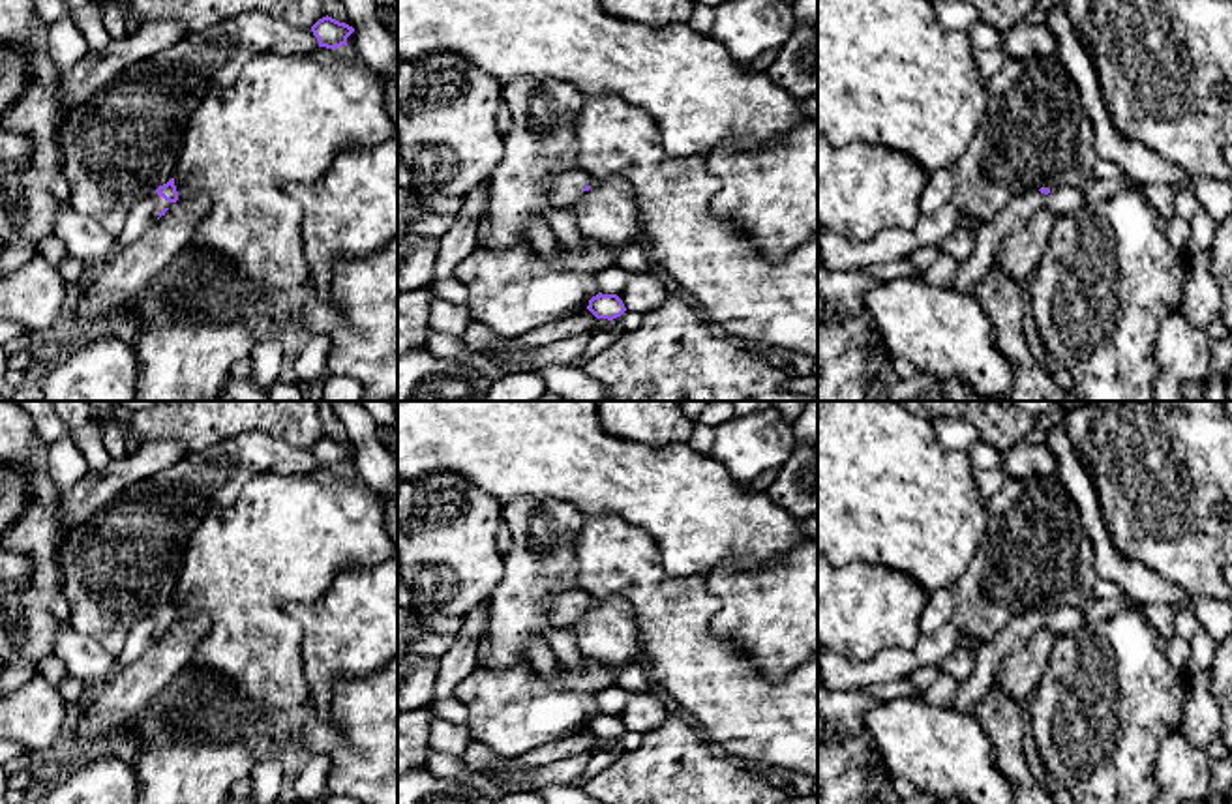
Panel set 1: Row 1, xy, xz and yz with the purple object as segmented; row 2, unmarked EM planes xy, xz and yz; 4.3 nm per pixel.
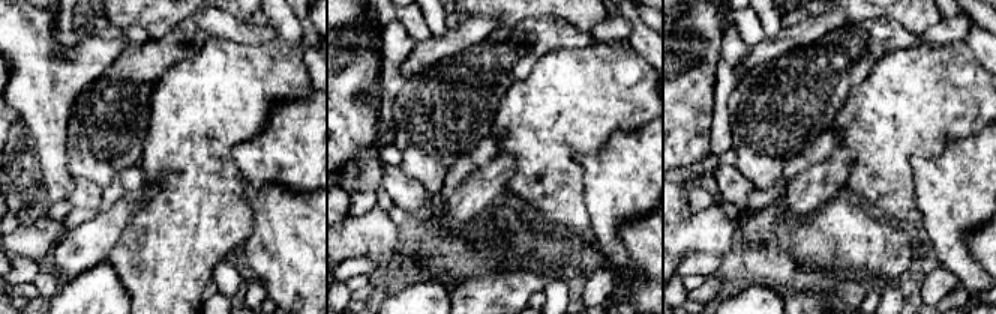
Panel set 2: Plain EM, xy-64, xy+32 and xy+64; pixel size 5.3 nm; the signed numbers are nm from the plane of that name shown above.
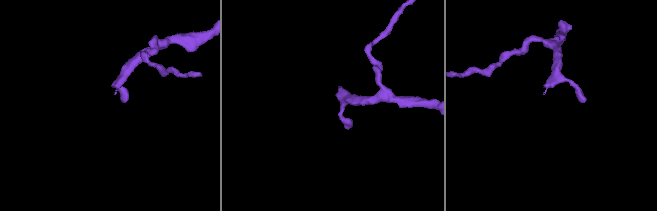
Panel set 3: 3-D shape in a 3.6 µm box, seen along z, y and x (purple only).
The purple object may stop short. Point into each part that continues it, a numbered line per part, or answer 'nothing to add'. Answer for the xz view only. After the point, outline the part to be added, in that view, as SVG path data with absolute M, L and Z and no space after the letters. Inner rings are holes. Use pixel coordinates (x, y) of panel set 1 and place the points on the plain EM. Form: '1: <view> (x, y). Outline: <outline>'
1: xz (569, 608). Outline: M579 585L563 592L553 605L549 624L553 628L570 630L583 615L583 607L593 603L593 596Z

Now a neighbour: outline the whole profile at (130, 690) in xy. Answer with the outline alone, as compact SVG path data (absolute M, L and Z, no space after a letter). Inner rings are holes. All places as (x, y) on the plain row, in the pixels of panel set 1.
M206 615L178 618L131 665L116 669L101 697L77 712L66 731L83 742L124 737L126 723L171 688L171 680L193 665L197 645L210 632Z

